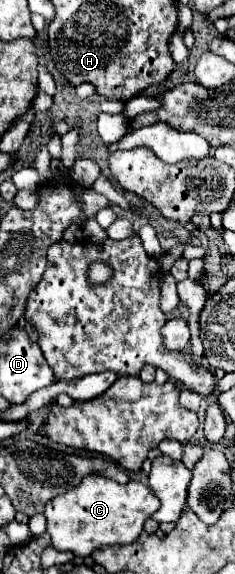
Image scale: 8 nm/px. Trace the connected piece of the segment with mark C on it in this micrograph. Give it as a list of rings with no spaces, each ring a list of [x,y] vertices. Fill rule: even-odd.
[[[88,476],[80,486],[52,498],[44,510],[48,534],[56,550],[70,550],[76,556],[90,556],[102,546],[132,544],[144,530],[144,522],[160,508],[160,500],[152,490],[136,480],[128,484],[112,482],[104,476]]]

